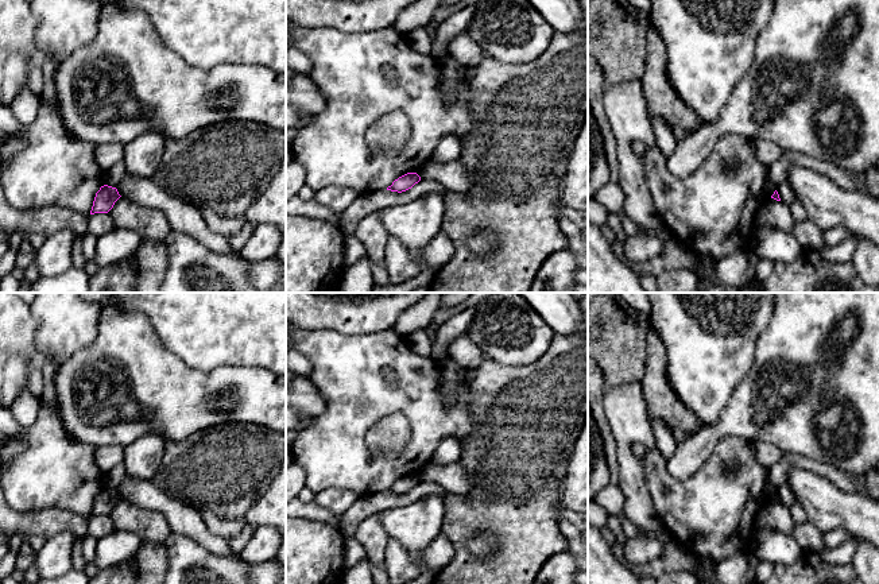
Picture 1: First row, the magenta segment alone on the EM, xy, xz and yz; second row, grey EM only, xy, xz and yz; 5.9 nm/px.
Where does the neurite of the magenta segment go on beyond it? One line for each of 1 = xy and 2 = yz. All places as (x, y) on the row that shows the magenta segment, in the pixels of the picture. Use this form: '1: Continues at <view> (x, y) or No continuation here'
1: No continuation here
2: No continuation here

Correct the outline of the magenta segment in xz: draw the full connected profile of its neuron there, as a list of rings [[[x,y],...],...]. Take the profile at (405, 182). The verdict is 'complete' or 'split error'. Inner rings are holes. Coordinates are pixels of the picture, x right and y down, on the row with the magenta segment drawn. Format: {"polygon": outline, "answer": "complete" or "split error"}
{"polygon": [[[407,173],[395,179],[392,185],[387,187],[387,190],[402,193],[411,189],[419,181],[421,177],[417,173]]], "answer": "complete"}

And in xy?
{"polygon": [[[108,185],[101,186],[96,193],[90,214],[108,213],[120,197],[116,187]]], "answer": "complete"}

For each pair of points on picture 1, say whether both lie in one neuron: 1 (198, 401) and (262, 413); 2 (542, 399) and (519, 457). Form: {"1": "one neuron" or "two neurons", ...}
{"1": "one neuron", "2": "one neuron"}

